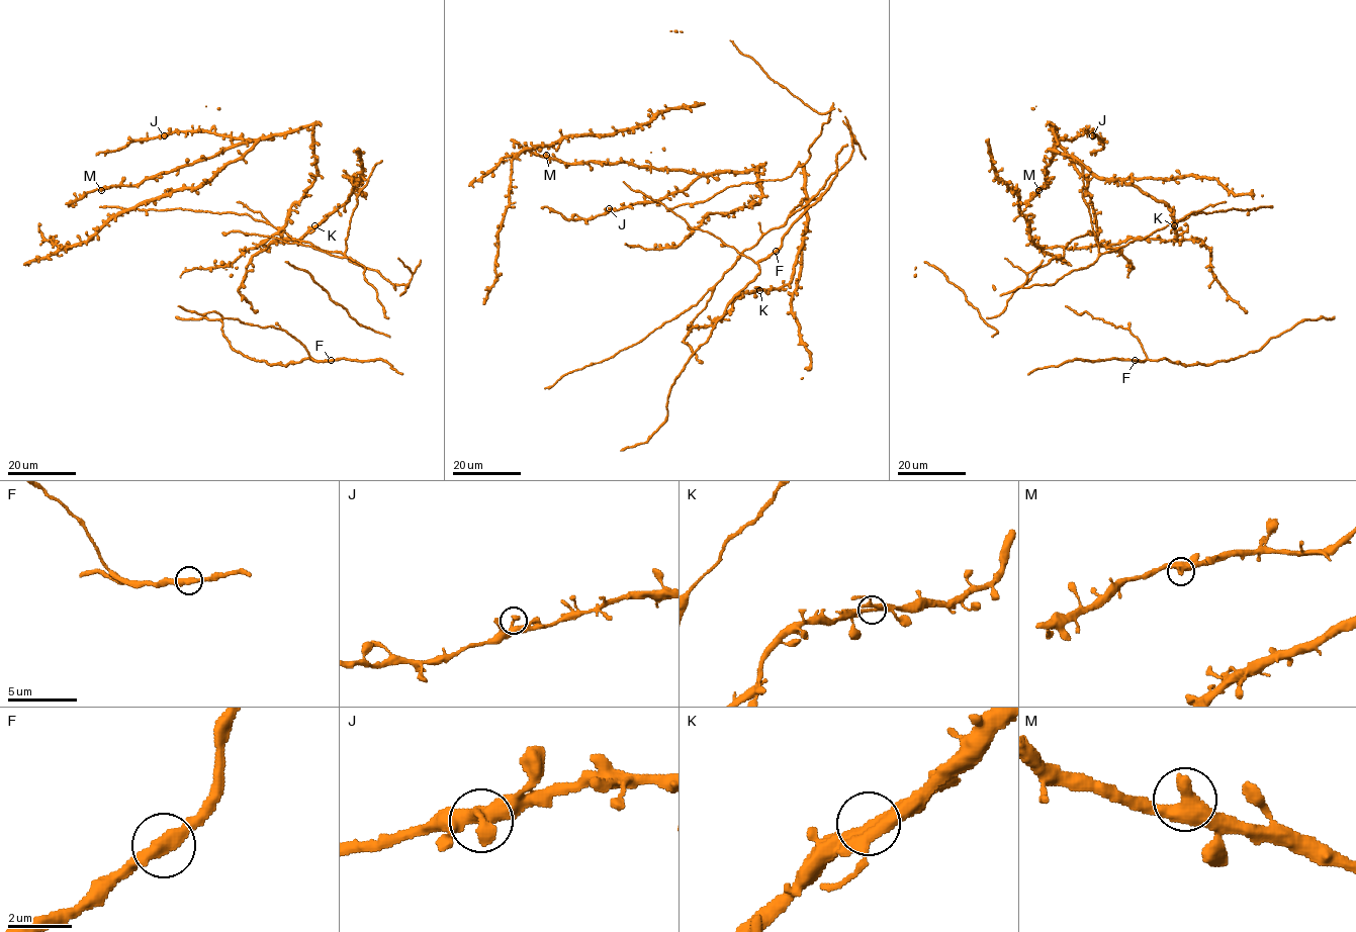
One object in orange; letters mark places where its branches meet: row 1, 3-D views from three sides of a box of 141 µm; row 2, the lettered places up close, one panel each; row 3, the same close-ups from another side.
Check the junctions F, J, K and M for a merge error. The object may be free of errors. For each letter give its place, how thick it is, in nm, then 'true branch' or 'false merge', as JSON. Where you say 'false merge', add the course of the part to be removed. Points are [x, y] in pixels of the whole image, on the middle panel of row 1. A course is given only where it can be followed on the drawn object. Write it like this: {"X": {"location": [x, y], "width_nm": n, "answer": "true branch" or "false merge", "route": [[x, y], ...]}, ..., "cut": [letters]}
{"F": {"location": [776, 251], "width_nm": 440, "answer": "true branch"}, "J": {"location": [609, 208], "width_nm": 360, "answer": "true branch"}, "K": {"location": [759, 290], "width_nm": 400, "answer": "true branch"}, "M": {"location": [546, 155], "width_nm": 500, "answer": "true branch"}, "cut": []}

